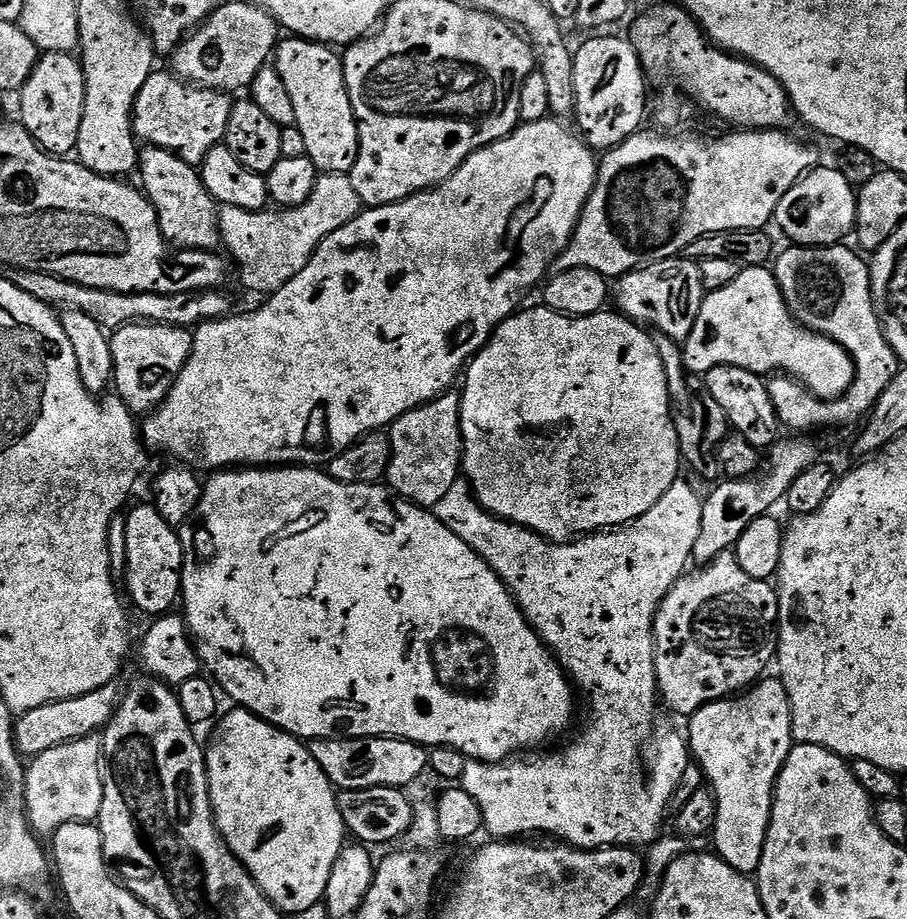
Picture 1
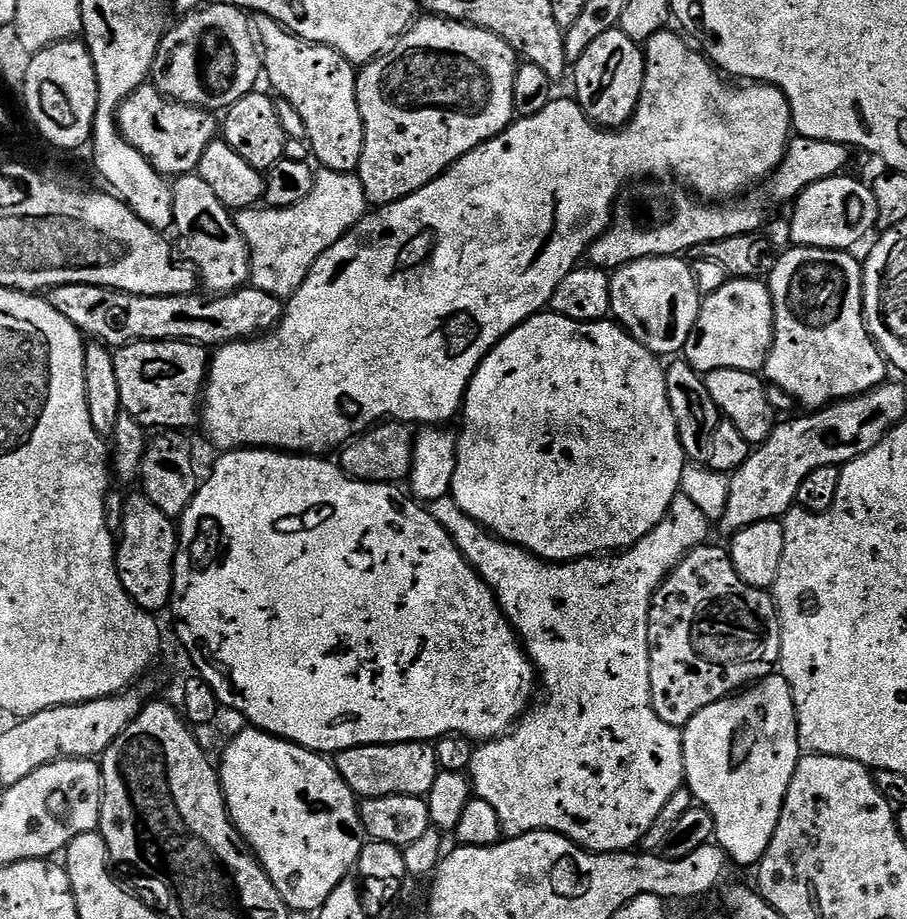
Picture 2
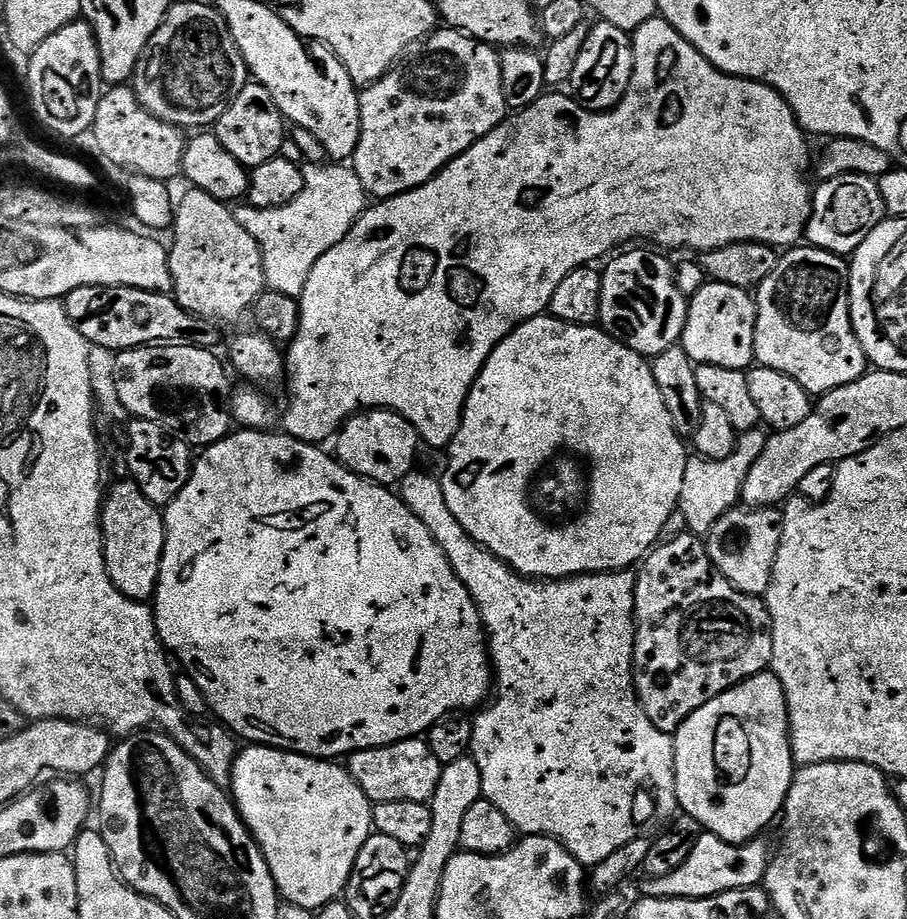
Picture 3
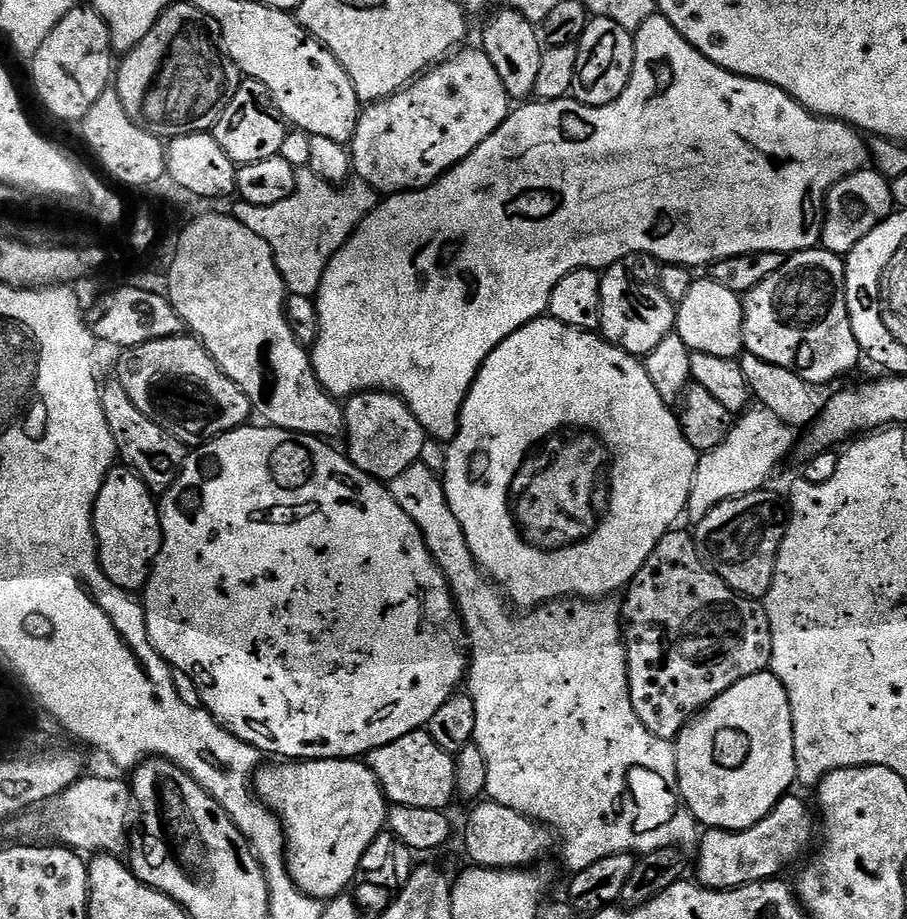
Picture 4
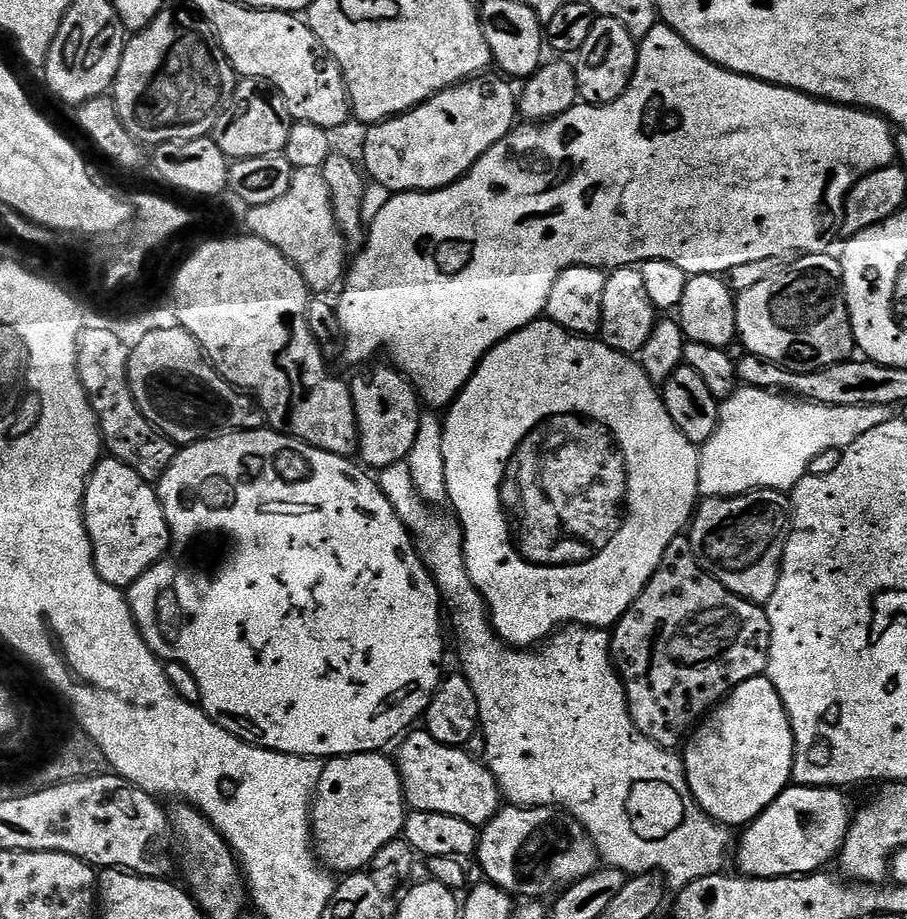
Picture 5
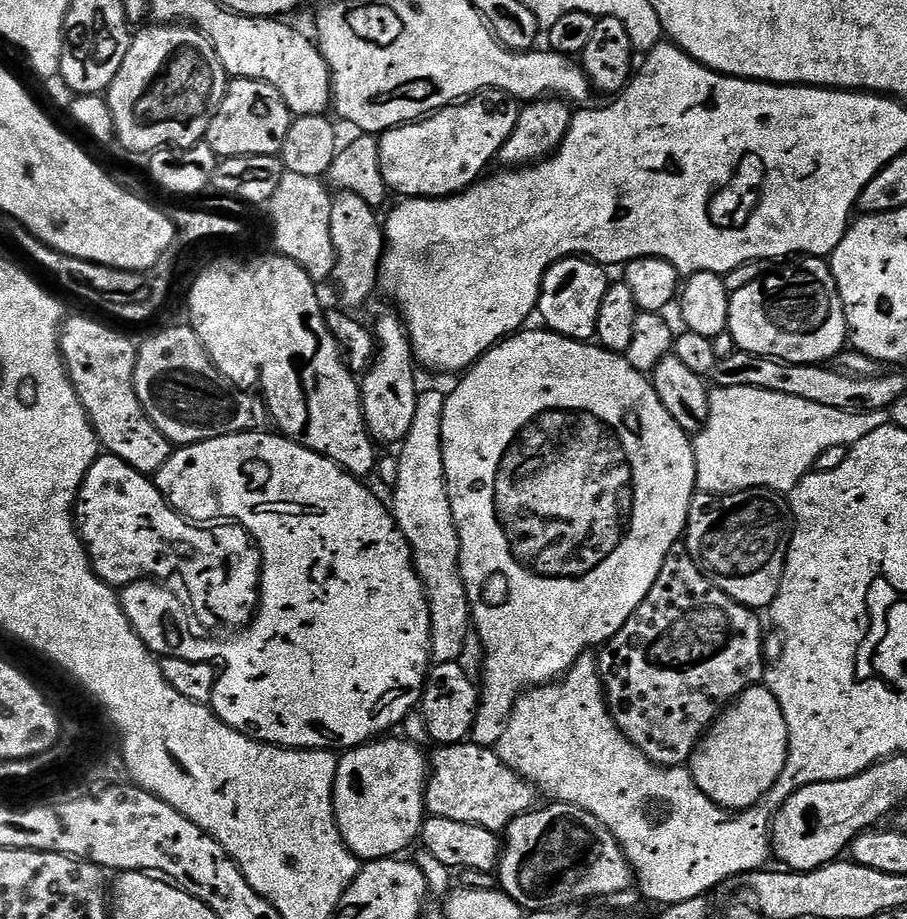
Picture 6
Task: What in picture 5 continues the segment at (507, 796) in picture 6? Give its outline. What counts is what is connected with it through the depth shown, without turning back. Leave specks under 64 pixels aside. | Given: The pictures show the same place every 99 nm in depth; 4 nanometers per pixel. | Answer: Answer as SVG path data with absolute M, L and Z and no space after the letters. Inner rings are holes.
M412 730L399 741L396 767L404 784L404 798L409 809L434 814L450 814L477 826L490 823L502 807L500 783L487 763L475 760L464 748L451 748L435 740L427 730Z

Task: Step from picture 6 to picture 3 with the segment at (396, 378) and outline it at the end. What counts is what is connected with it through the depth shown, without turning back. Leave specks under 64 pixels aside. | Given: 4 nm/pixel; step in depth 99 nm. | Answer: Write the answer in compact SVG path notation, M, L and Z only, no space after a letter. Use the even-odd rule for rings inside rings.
M386 408L361 410L346 421L335 437L334 455L344 467L359 476L385 486L399 485L417 467L416 455L422 449L422 441L416 427L397 412Z

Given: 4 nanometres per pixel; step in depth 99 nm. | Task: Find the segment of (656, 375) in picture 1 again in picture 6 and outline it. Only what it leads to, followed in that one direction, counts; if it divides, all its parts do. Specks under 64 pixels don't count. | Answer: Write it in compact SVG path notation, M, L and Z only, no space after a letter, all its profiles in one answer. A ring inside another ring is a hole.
M540 328L505 336L499 344L488 349L487 354L459 377L460 385L452 393L447 393L442 414L444 477L460 539L460 576L464 579L468 607L472 609L471 627L475 635L476 632L480 635L480 644L485 652L484 684L482 680L480 705L470 740L485 746L499 745L508 725L508 716L521 692L559 681L575 666L580 656L607 644L618 630L622 630L622 626L626 626L630 614L634 614L634 610L642 606L642 598L650 594L650 586L654 586L654 578L658 578L662 562L666 562L666 554L670 554L674 545L681 543L688 526L692 497L698 492L693 441L689 433L670 418L670 410L662 406L651 379L634 370L627 355L612 352L596 342L571 340Z

